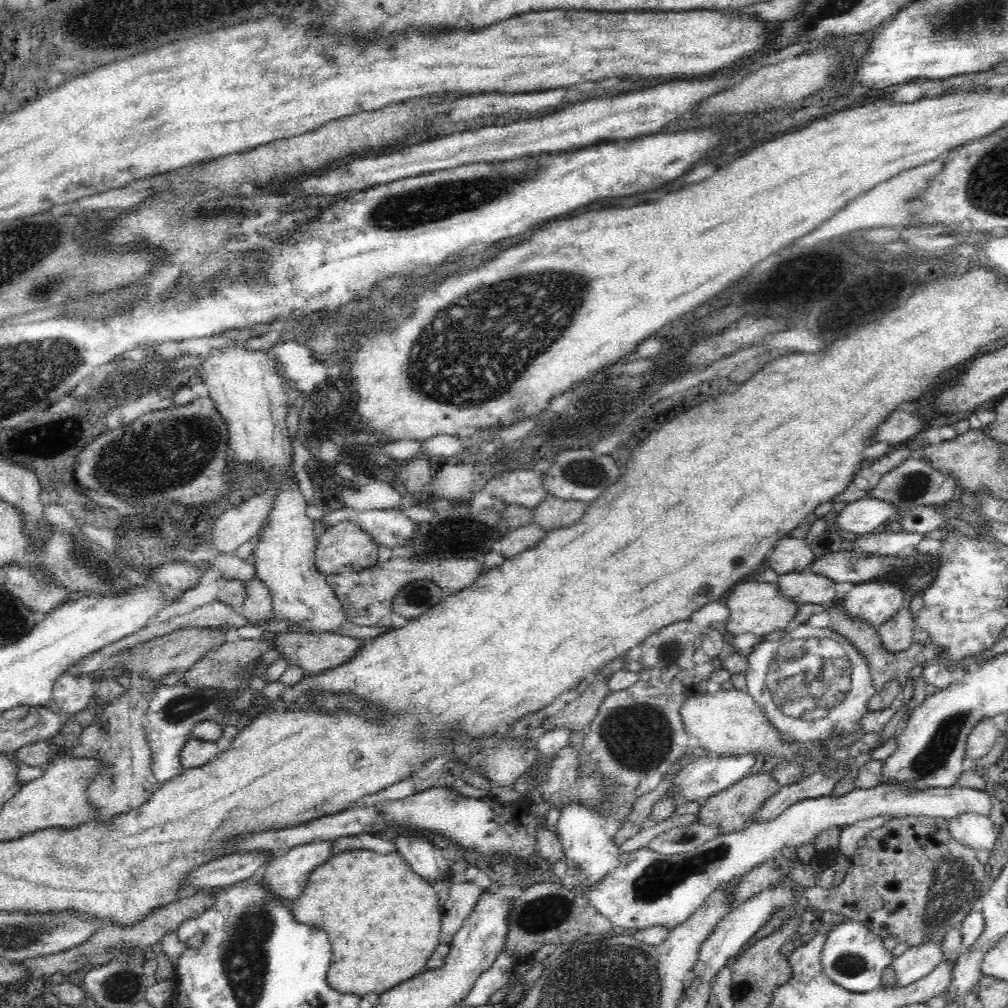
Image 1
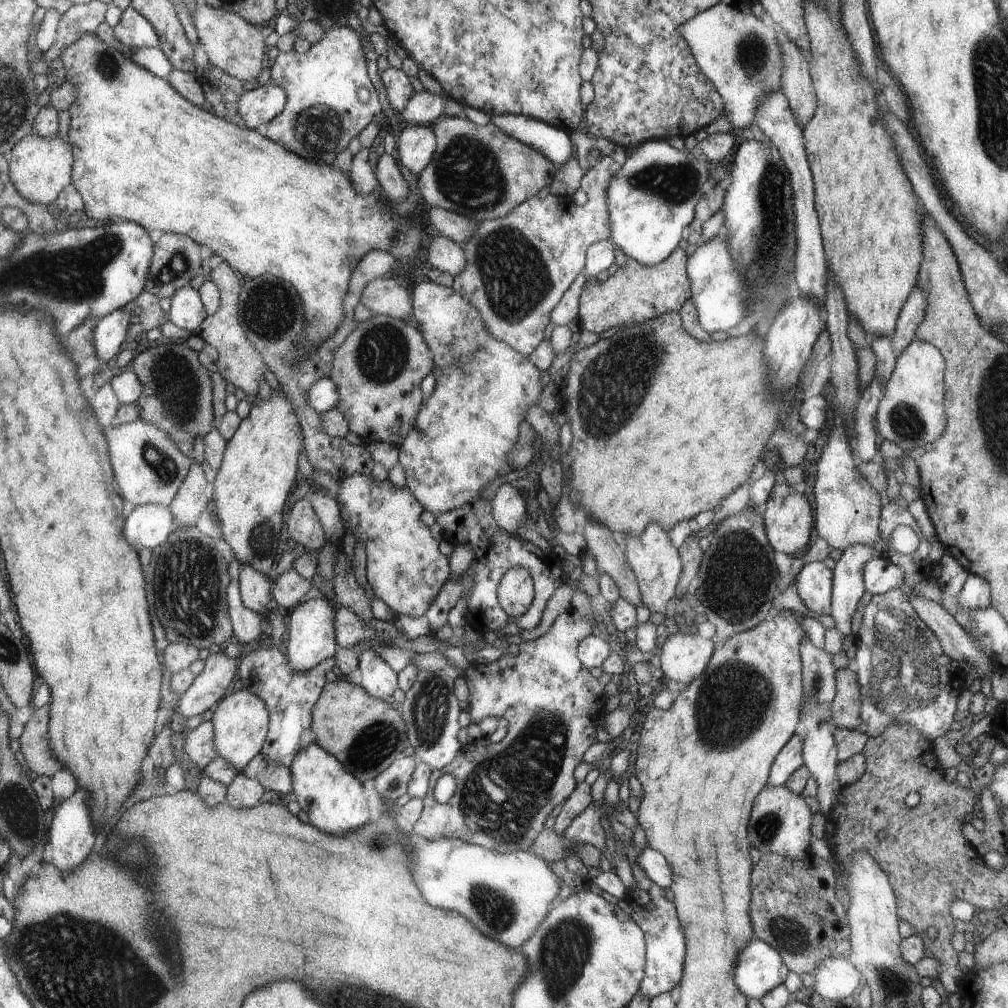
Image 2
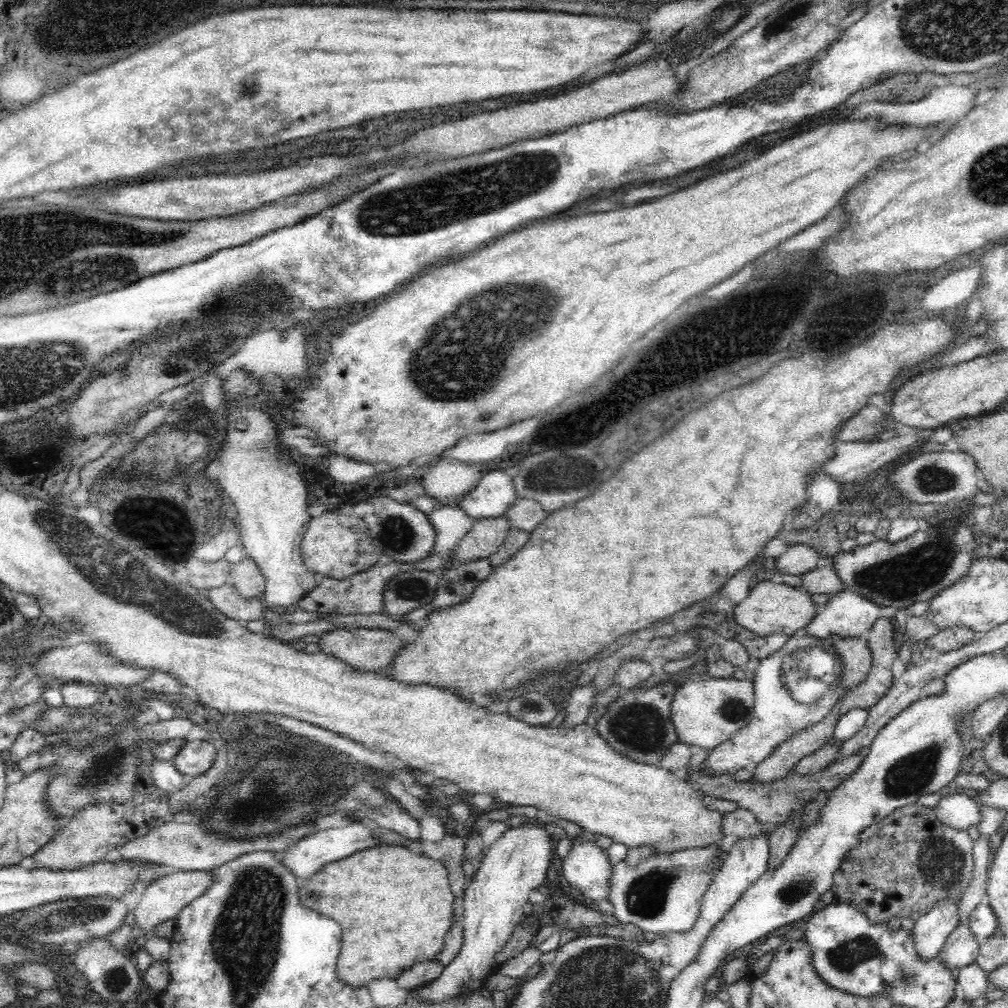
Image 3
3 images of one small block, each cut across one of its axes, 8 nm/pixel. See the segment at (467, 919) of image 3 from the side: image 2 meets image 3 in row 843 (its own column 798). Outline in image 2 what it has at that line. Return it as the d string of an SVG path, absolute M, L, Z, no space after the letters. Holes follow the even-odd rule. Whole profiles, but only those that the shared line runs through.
M785 481L777 482L765 502L764 511L766 532L773 550L790 556L801 555L810 540L810 530L812 530L812 508L808 506L804 495L792 494L792 488Z

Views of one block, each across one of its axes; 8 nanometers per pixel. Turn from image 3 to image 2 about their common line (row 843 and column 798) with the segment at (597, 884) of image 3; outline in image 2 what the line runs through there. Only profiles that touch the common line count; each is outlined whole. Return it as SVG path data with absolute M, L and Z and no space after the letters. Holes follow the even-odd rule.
M810 561L792 580L806 608L817 615L831 614L833 572L823 562Z

